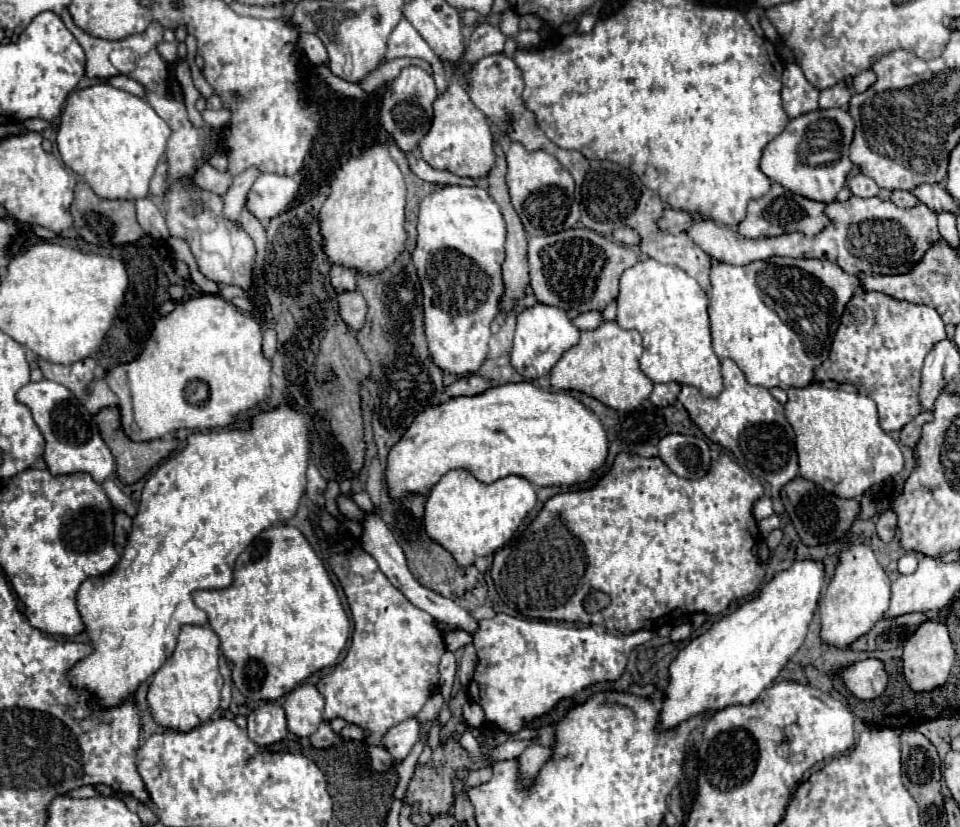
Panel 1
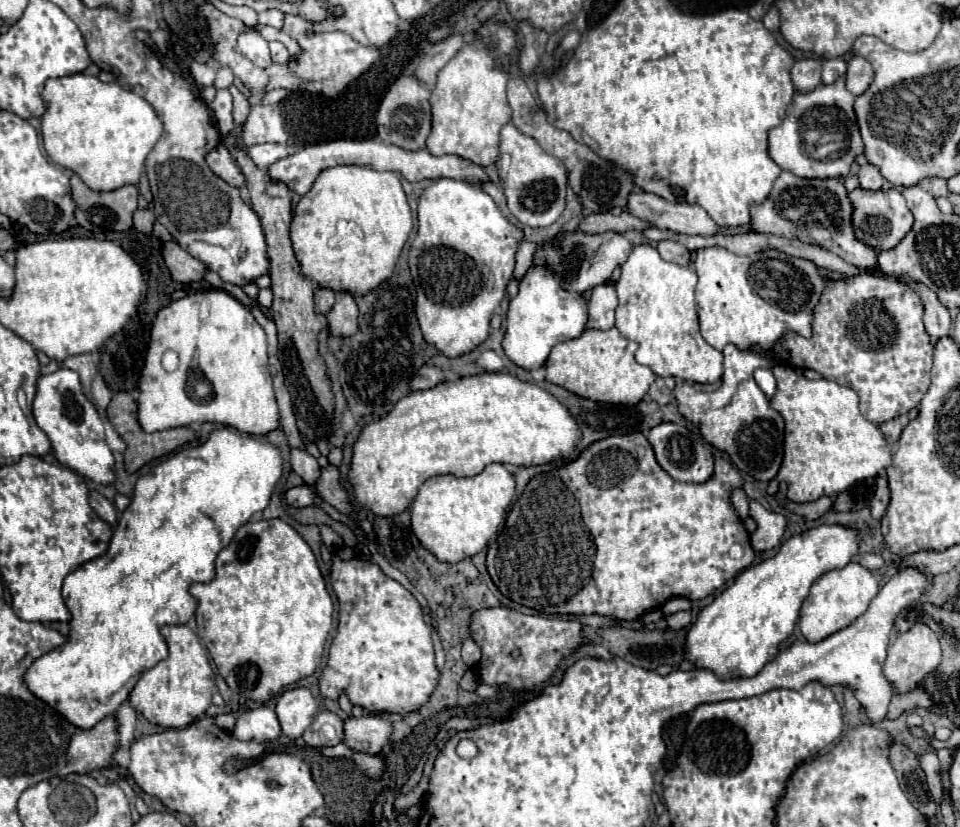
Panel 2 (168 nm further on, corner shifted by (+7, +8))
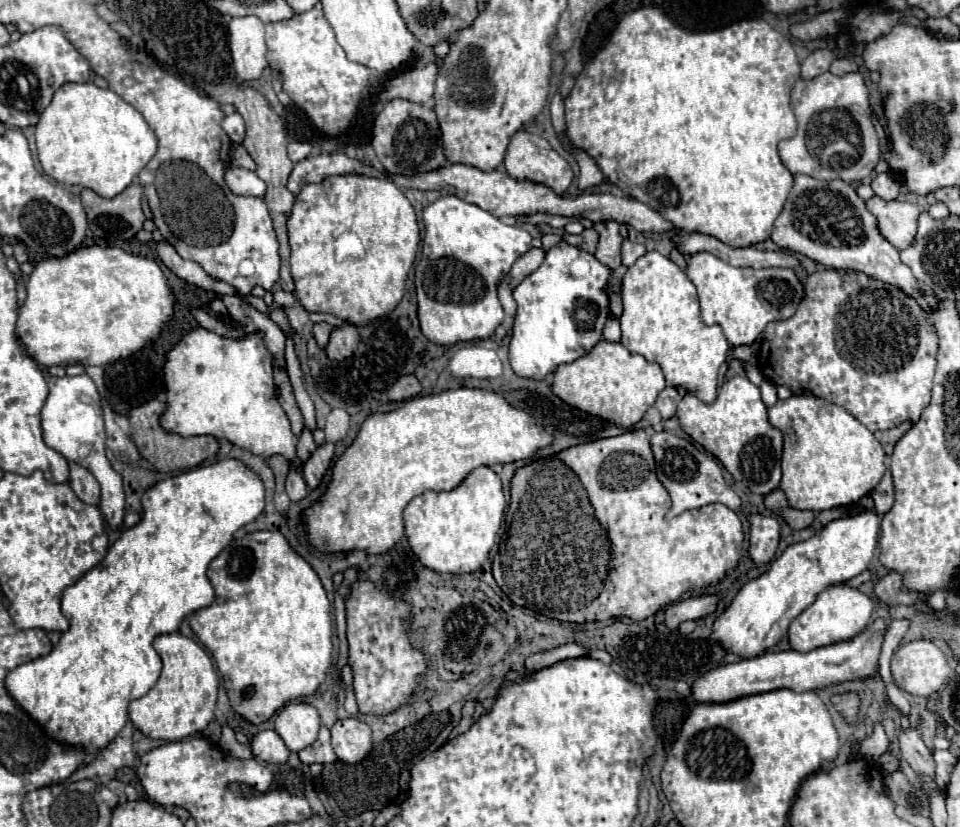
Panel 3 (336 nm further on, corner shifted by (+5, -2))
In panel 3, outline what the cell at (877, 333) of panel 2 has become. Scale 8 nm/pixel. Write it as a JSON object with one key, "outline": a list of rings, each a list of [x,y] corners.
{"outline":[[[823,269],[811,275],[805,275],[801,279],[801,283],[805,285],[805,301],[801,301],[801,305],[797,307],[797,313],[785,321],[771,321],[765,327],[763,333],[763,341],[759,345],[759,353],[757,353],[757,361],[759,361],[759,369],[761,373],[773,383],[773,385],[785,385],[791,389],[793,395],[813,395],[813,397],[821,397],[829,403],[841,405],[845,411],[849,411],[855,419],[859,419],[869,431],[879,431],[879,429],[893,429],[897,425],[901,425],[903,421],[911,421],[917,423],[921,417],[921,411],[925,409],[925,405],[929,405],[931,401],[931,379],[935,373],[935,355],[937,355],[937,331],[933,327],[933,321],[929,319],[929,315],[925,313],[925,309],[921,309],[921,305],[917,305],[917,301],[909,295],[905,295],[901,289],[871,279],[865,273],[857,273],[857,271],[837,271],[837,269]]]}

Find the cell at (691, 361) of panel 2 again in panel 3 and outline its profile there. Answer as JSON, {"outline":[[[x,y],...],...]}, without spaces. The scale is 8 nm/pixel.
{"outline":[[[651,251],[627,269],[621,289],[621,343],[631,353],[659,363],[669,387],[685,387],[703,403],[713,403],[717,397],[719,367],[727,357],[729,343],[719,325],[705,325],[701,321],[697,291],[685,271],[669,257]]]}

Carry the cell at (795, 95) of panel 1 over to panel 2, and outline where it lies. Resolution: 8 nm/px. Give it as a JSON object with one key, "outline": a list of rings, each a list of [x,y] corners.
{"outline":[[[801,59],[791,69],[791,79],[797,93],[811,93],[821,83],[821,61]]]}

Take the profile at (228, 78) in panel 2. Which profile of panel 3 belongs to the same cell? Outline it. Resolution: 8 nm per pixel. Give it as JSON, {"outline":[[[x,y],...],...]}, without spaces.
{"outline":[[[233,17],[229,21],[229,49],[237,71],[237,81],[261,77],[265,59],[265,23],[257,17]]]}

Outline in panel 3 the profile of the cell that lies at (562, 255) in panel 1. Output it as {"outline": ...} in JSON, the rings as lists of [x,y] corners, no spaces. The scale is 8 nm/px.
{"outline":[[[601,221],[601,241],[595,251],[597,259],[605,263],[607,267],[619,267],[621,265],[621,243],[623,243],[623,237],[619,235],[619,223]]]}

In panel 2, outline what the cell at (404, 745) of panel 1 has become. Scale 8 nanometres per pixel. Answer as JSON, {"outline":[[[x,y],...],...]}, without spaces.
{"outline":[[[351,717],[345,719],[345,743],[355,751],[365,751],[371,755],[381,753],[383,745],[393,733],[391,721],[383,717]]]}

